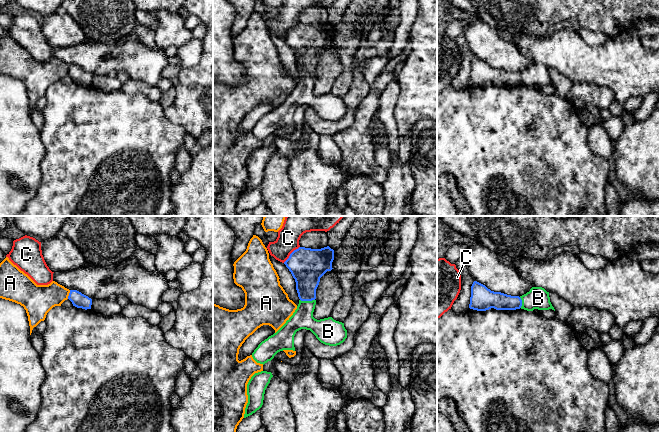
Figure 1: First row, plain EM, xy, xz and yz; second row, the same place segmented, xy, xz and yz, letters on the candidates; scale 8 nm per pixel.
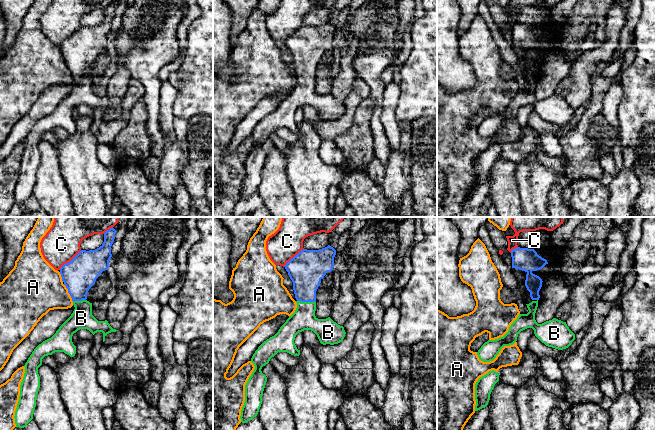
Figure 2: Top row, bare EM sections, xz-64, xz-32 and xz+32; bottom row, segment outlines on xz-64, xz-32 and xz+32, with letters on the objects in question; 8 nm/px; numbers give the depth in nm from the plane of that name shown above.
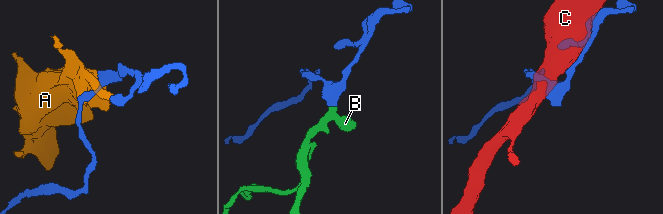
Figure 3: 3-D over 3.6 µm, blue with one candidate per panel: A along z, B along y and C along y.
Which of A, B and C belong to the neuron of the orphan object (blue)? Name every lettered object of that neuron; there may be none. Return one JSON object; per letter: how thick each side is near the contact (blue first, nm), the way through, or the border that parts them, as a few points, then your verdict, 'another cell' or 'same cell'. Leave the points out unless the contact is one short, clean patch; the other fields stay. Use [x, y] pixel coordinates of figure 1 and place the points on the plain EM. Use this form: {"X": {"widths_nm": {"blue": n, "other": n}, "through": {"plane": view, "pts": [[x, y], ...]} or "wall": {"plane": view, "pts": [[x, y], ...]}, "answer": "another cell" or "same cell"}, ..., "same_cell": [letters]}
{"A": {"widths_nm": {"blue": 120, "other": 240}, "answer": "another cell"}, "B": {"widths_nm": {"blue": 260, "other": 170}, "through": {"plane": "xz", "pts": [[307, 45], [307, 76], [302, 94]]}, "answer": "same cell"}, "C": {"widths_nm": {"blue": 280, "other": 180}, "answer": "another cell"}, "same_cell": ["B"]}

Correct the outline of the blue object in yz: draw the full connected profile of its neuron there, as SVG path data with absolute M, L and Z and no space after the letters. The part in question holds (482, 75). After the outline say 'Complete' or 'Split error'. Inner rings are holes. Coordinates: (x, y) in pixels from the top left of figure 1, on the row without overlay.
M474 57L471 62L469 84L477 87L486 87L491 84L496 86L521 84L527 87L552 85L555 87L550 78L549 68L542 63L532 63L529 68L519 73L491 67L477 57Z. Split error

